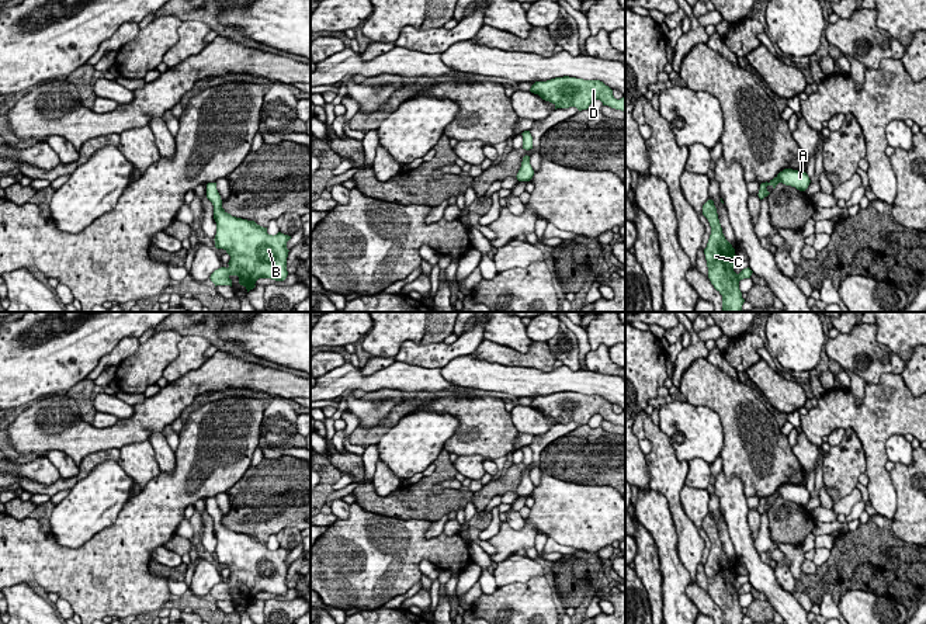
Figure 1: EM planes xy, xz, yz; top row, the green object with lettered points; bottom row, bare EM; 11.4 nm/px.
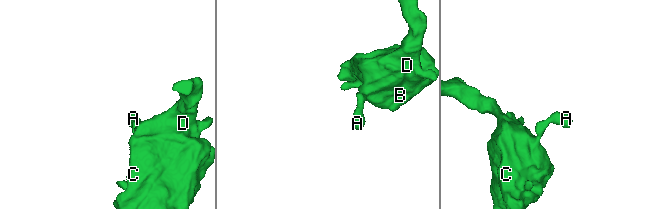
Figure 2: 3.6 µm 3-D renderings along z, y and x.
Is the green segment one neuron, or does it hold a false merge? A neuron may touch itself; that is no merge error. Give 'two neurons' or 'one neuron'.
one neuron

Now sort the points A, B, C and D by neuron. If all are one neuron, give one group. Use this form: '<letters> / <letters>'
A B C D

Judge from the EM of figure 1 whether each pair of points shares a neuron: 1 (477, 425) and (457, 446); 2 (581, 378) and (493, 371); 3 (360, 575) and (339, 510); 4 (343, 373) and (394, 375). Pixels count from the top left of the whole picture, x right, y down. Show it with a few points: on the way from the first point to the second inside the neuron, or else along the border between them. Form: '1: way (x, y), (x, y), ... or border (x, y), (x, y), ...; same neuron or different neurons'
1: way (472, 430), (462, 440); same neuron
2: way (559, 380), (514, 380); same neuron
3: border (350, 505), (349, 515), (337, 520); different neurons
4: way (356, 380), (381, 378); same neuron

